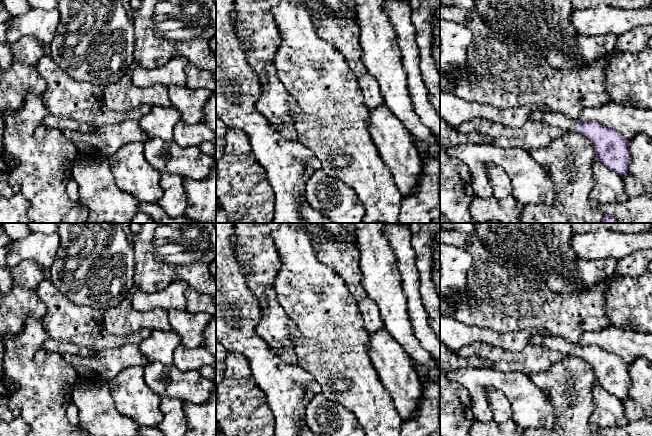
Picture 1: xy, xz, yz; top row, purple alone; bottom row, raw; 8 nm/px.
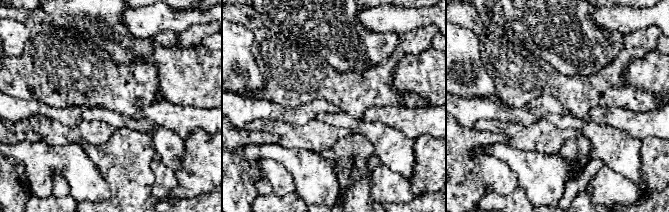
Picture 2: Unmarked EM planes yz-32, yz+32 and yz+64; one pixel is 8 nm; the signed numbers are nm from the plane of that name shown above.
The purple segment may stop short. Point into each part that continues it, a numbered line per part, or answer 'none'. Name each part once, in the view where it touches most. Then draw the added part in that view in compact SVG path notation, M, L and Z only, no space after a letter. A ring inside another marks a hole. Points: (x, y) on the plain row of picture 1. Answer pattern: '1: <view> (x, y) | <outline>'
1: yz (557, 344) | M535 335L530 339L529 344L540 345L563 355L575 355L575 344L561 337Z

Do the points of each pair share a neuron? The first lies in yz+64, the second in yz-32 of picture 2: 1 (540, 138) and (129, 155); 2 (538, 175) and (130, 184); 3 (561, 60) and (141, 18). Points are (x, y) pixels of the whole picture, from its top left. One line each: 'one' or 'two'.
1: two
2: two
3: two

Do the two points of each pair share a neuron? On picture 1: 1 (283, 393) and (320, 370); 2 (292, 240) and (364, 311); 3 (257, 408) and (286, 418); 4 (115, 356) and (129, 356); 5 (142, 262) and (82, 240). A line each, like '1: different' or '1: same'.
1: different
2: different
3: different
4: same
5: different

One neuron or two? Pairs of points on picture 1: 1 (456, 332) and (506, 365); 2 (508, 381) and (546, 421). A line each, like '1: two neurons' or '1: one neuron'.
1: two neurons
2: one neuron

